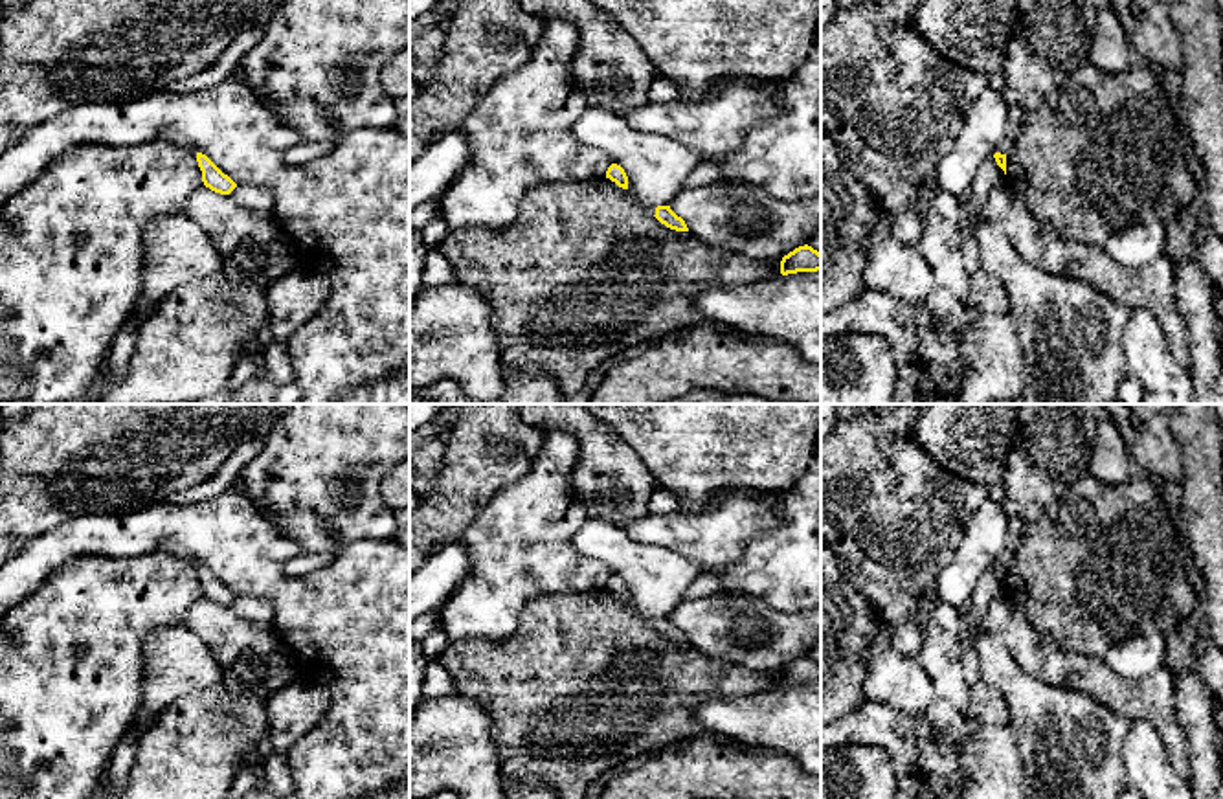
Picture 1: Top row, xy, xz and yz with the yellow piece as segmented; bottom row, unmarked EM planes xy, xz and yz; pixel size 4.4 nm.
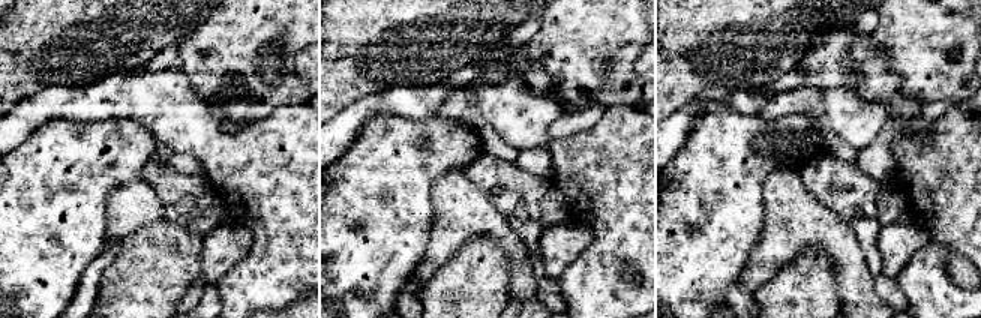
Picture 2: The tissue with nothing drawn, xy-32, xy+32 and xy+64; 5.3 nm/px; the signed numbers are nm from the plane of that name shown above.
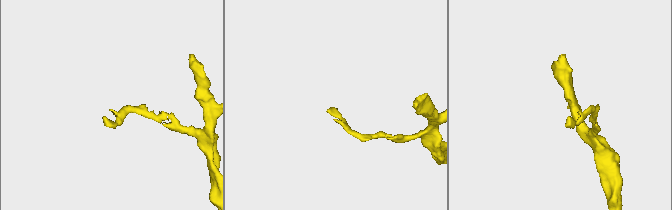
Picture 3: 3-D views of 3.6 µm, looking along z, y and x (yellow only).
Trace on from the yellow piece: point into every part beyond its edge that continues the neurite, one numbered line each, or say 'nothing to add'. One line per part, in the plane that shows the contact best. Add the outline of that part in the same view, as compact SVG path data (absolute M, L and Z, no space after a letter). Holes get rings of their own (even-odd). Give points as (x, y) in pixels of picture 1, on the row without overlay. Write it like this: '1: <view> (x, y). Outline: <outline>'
nothing to add

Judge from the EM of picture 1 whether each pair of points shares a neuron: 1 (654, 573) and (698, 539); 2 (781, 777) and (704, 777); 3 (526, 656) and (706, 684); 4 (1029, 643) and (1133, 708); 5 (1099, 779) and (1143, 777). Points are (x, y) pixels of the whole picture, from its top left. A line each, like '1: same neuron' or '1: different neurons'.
1: different neurons
2: same neuron
3: same neuron
4: same neuron
5: different neurons

